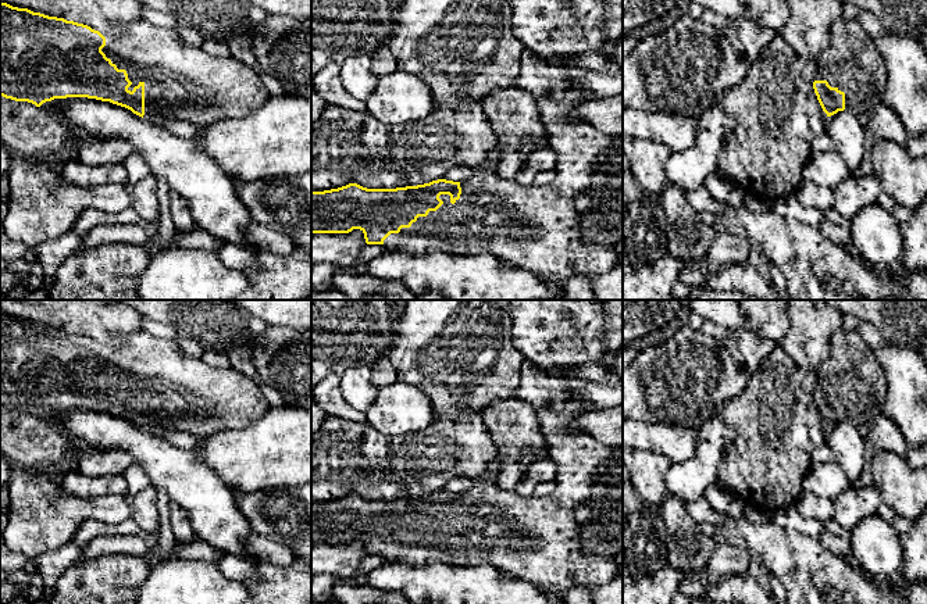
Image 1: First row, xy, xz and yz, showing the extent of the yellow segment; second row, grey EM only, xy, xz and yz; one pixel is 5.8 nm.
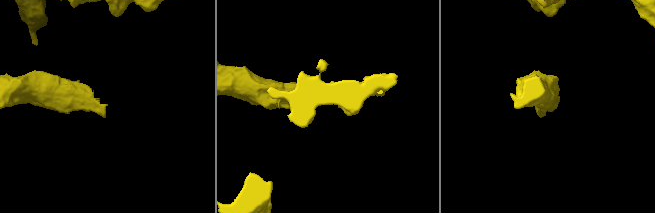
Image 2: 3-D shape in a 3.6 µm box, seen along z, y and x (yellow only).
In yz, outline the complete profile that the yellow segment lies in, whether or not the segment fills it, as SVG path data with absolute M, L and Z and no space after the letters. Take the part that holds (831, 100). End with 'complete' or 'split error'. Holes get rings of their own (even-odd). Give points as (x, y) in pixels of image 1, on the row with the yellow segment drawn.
M837 19L830 28L830 43L817 57L813 89L831 117L838 111L860 115L874 111L887 86L887 67L874 39L858 19Z; split error

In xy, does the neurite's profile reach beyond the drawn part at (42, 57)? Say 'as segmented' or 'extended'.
extended

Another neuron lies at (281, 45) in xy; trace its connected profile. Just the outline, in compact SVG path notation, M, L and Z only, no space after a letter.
M267 15L252 35L252 53L260 71L278 79L286 94L311 96L311 18Z

